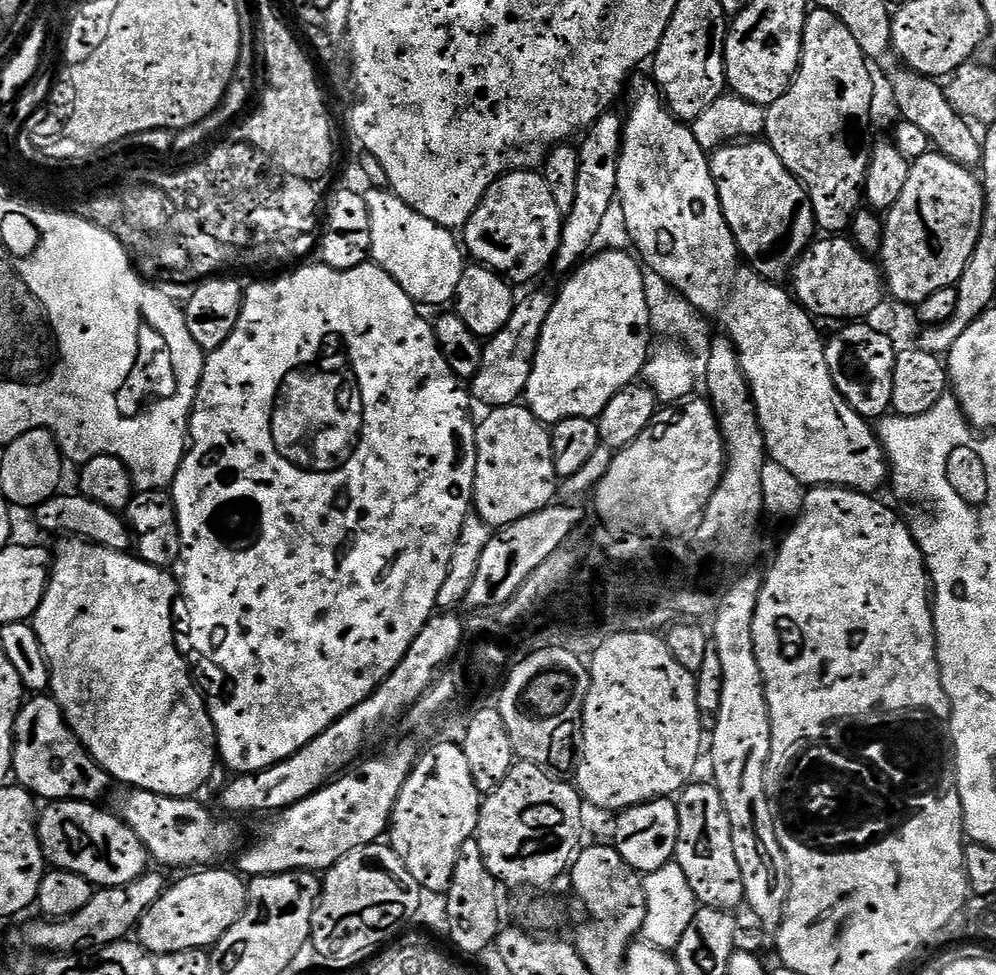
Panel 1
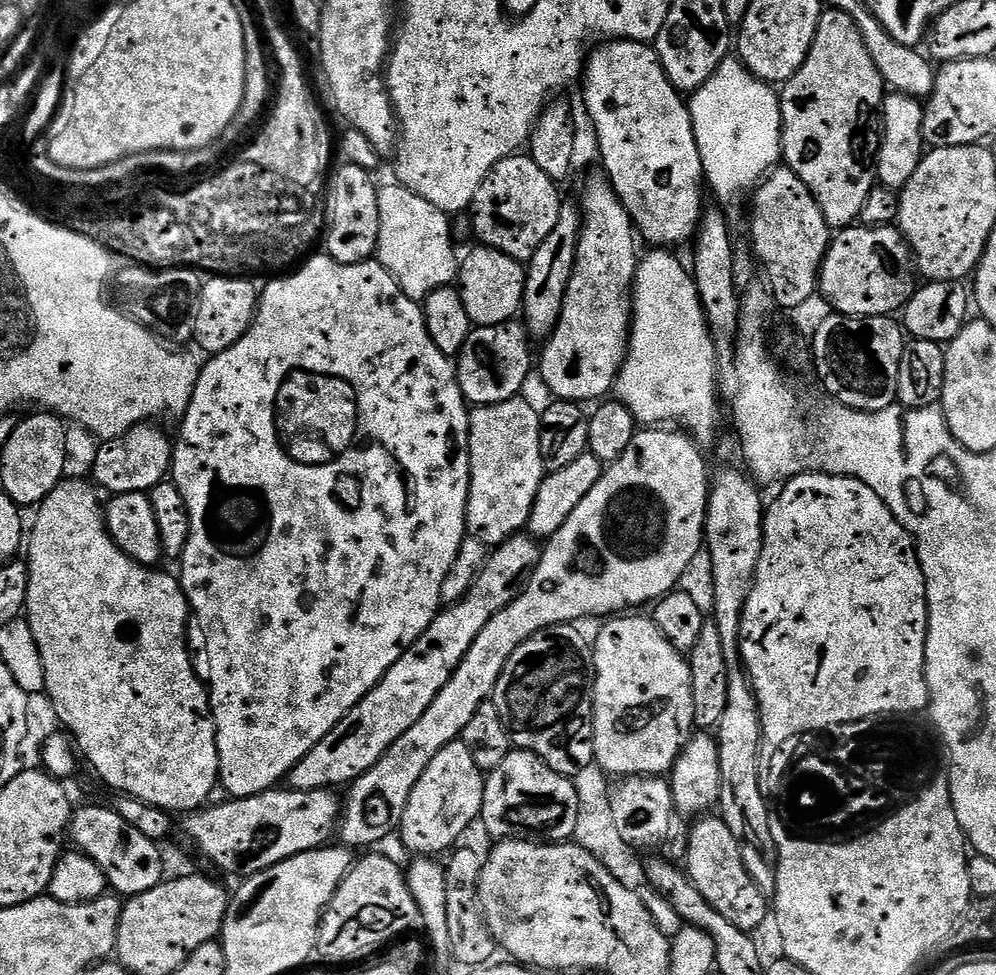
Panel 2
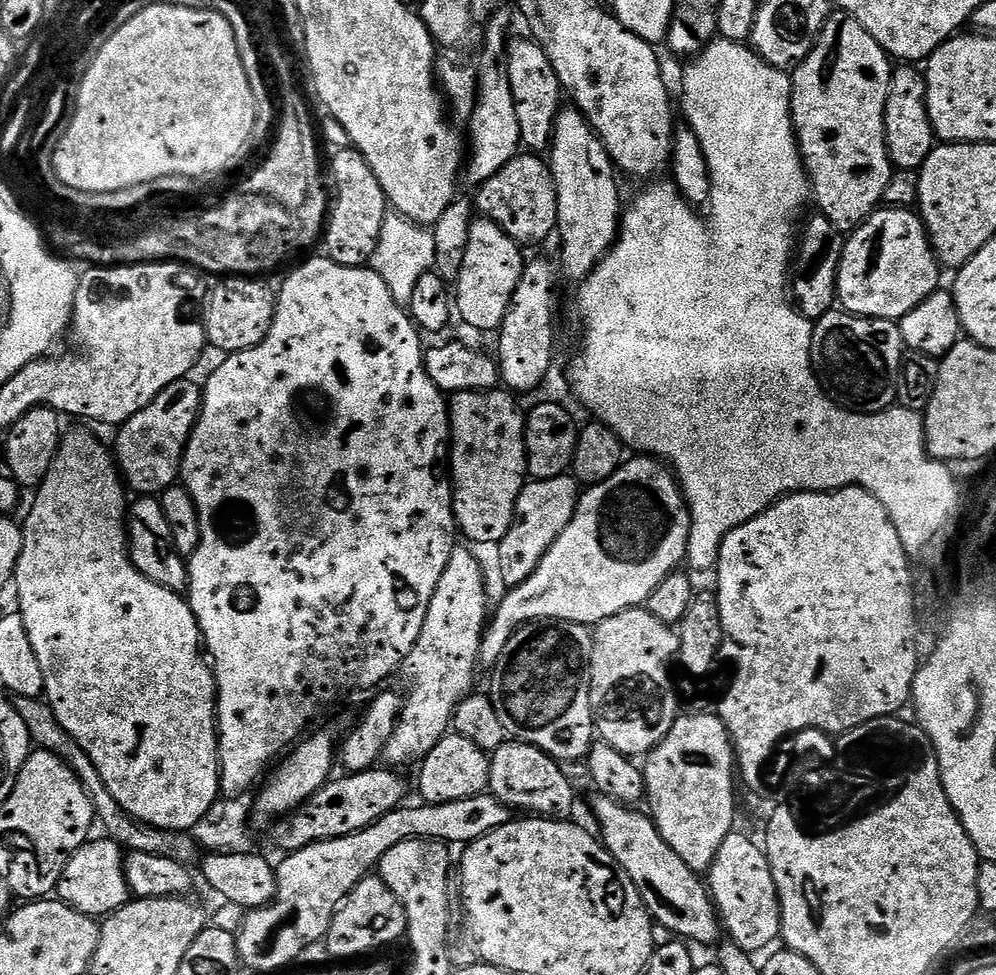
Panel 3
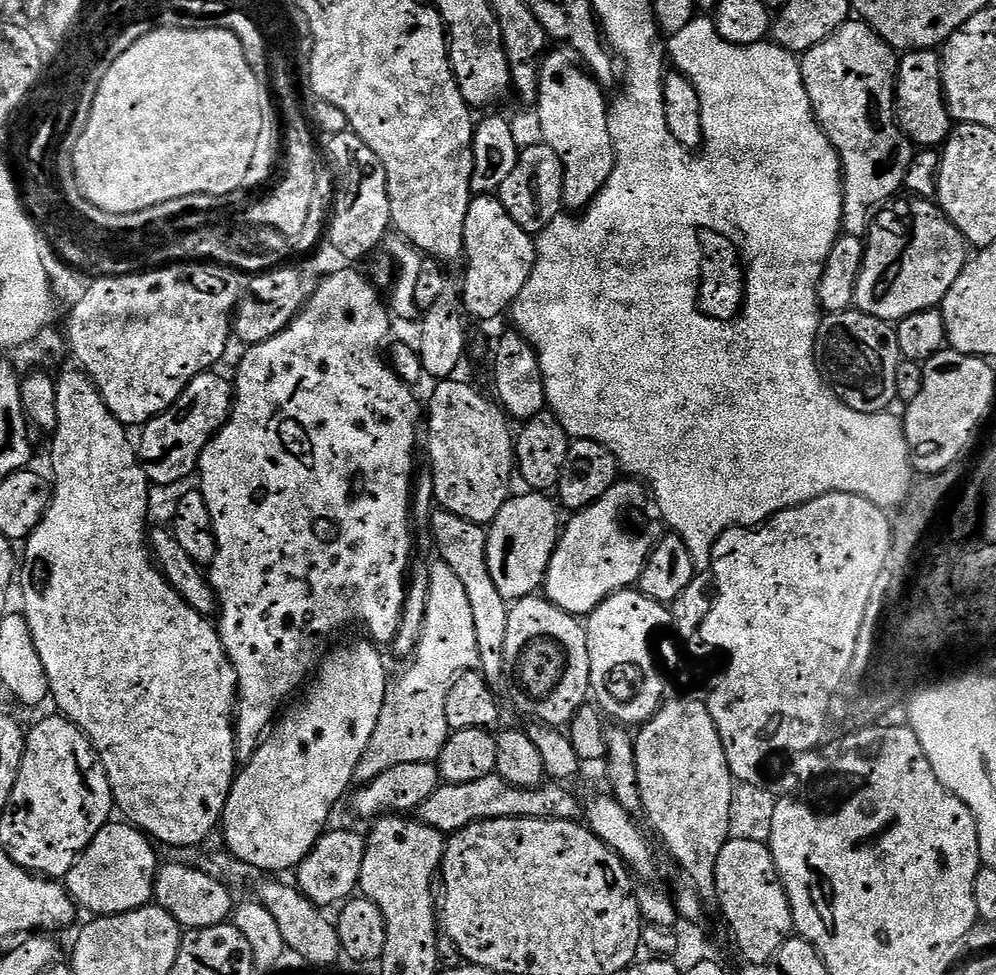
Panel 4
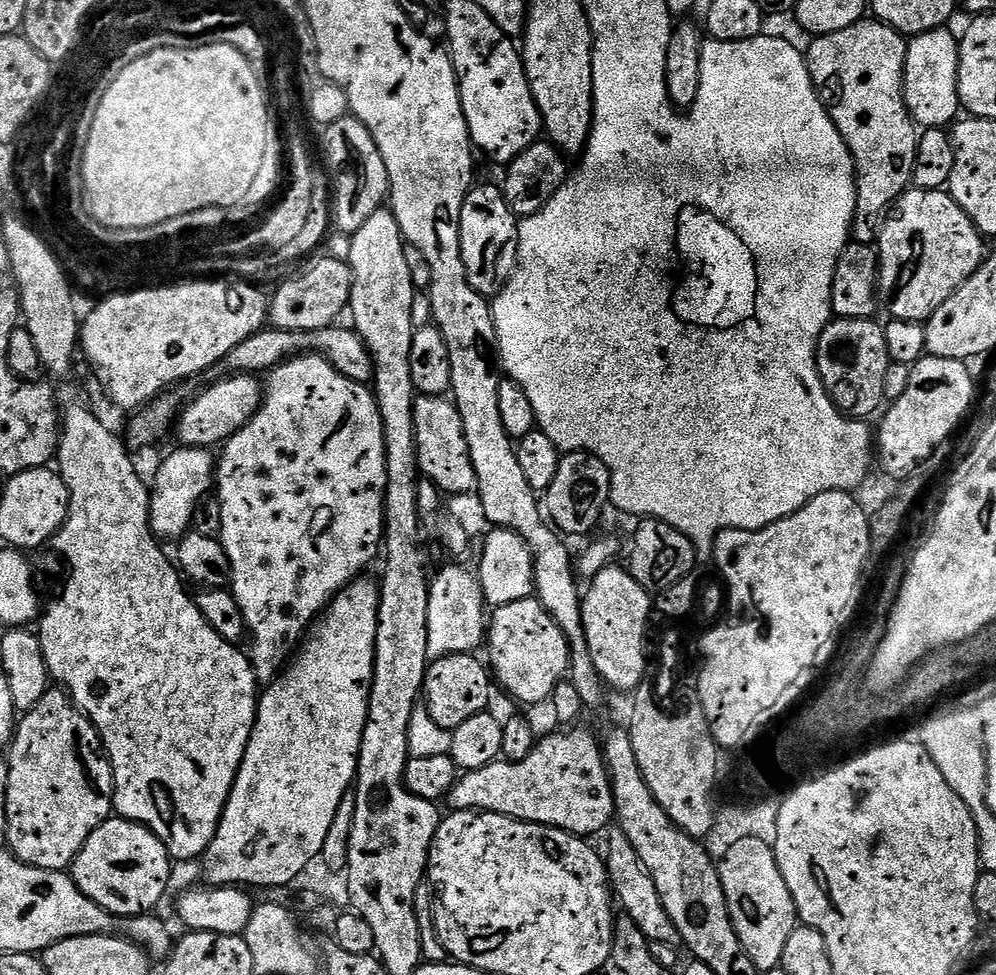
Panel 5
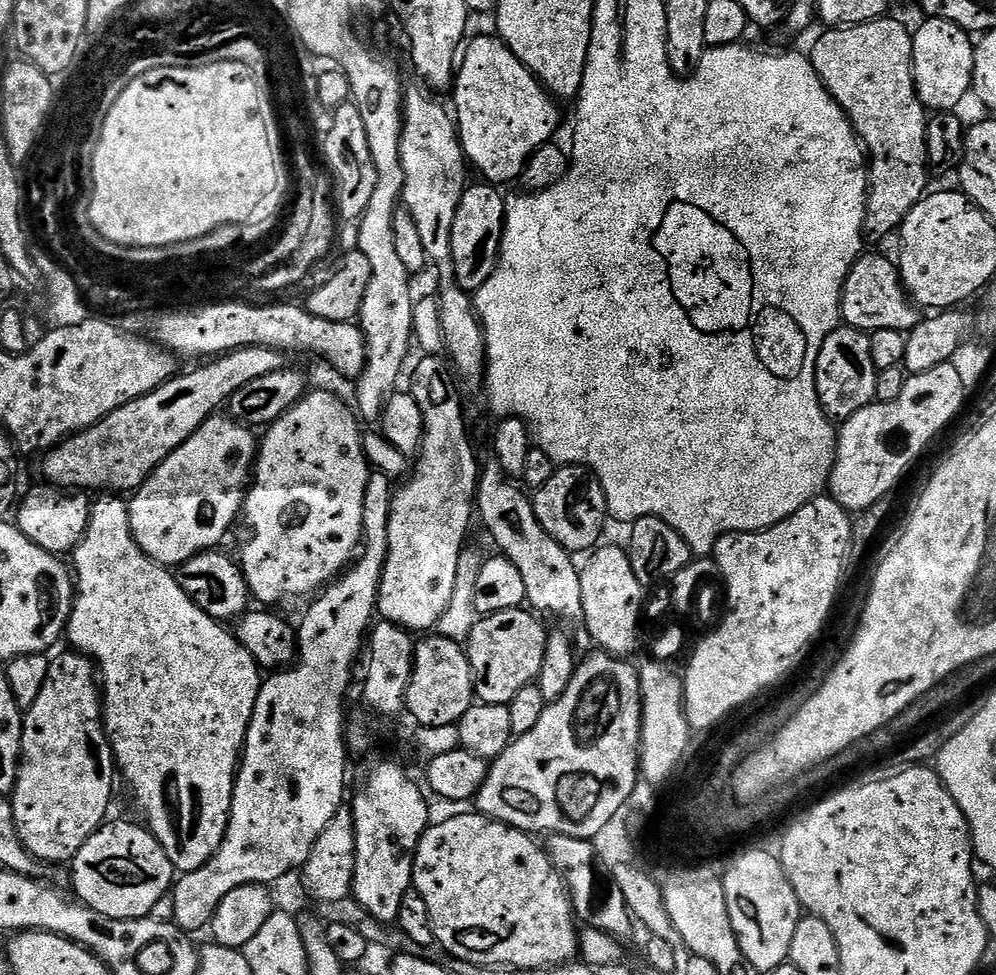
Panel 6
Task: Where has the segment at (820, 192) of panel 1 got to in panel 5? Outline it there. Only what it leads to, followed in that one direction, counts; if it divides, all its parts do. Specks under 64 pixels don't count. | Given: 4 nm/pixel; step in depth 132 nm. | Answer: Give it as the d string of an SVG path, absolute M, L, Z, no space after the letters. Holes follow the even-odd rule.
M865 18L859 24L846 26L846 30L815 37L811 43L808 52L806 48L806 63L816 87L817 97L824 103L834 126L838 126L856 163L854 240L858 244L875 245L878 240L878 221L912 184L920 145L921 133L904 101L904 63L908 40L895 32L889 24L881 24L875 18Z

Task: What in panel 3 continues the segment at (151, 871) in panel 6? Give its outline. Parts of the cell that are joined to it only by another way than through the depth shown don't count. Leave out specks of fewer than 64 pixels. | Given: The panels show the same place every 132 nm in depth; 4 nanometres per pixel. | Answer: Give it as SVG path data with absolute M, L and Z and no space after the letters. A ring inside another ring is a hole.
M111 838L96 839L89 839L87 844L83 844L72 855L62 874L60 885L56 887L55 895L82 914L93 918L107 918L130 899L128 879L124 873L126 852Z

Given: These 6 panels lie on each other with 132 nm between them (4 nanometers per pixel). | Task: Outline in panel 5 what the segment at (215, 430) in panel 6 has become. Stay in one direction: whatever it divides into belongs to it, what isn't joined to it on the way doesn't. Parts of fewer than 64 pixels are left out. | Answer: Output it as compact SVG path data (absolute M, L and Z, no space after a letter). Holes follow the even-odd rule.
M177 447L177 452L172 452L160 464L160 469L156 472L156 481L151 481L150 495L150 522L153 533L165 541L179 541L193 527L192 515L196 512L196 507L200 504L200 499L204 495L211 493L214 488L214 477L216 475L217 457L207 448L185 448Z

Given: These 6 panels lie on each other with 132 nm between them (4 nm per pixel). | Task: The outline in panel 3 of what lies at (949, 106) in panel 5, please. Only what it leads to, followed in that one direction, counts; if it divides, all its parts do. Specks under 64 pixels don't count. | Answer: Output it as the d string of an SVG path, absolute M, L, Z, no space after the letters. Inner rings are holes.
M916 66L893 67L890 90L884 111L884 139L888 141L888 155L897 169L919 170L934 147L932 123L928 117L928 91L924 72Z

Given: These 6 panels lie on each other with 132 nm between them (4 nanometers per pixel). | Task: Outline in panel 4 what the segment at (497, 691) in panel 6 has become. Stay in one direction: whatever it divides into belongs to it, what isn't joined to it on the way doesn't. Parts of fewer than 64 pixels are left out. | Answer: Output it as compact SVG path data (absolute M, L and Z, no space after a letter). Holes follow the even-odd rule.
M543 595L527 596L508 609L504 675L516 708L533 721L563 729L590 696L590 650L587 627Z

